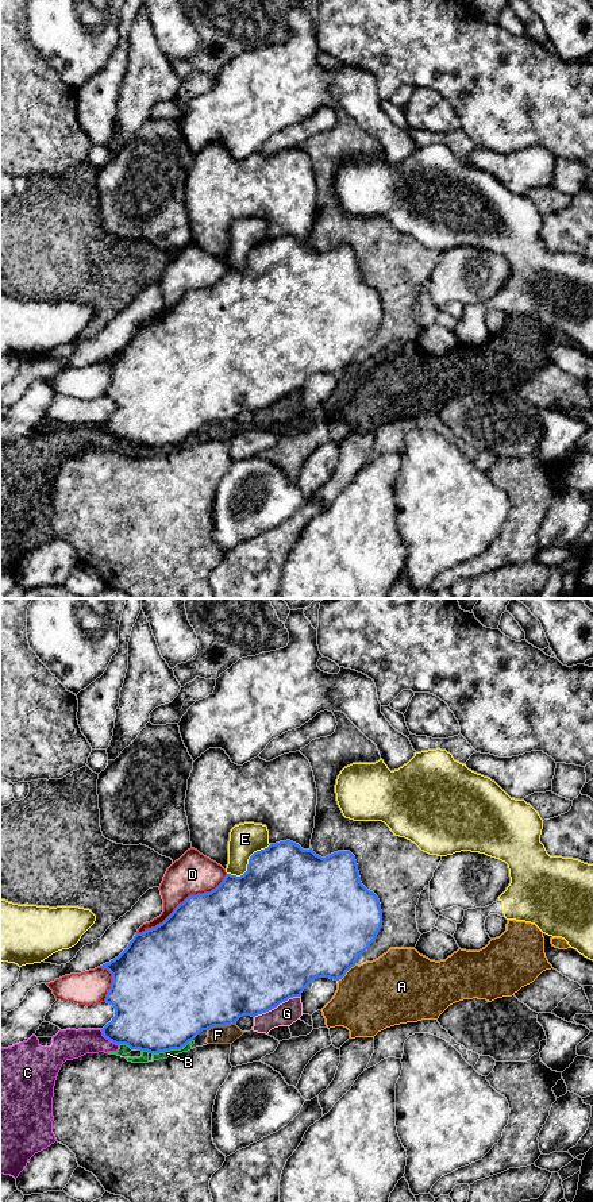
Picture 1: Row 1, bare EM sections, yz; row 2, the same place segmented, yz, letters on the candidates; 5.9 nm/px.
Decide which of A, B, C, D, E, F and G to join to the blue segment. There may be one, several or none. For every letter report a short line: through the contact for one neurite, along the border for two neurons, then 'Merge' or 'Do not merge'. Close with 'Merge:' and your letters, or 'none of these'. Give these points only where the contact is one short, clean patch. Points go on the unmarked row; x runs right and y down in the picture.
A: Line: yz (355, 359), (338, 376). Do not merge
B: Do not merge
C: Do not merge
D: Do not merge
E: Do not merge
F: Line: yz (234, 417), (214, 420), (207, 424). Do not merge
G: Do not merge
Merge: none of these

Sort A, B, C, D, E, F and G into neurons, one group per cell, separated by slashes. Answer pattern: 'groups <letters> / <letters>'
groups A B C F / D / E / G

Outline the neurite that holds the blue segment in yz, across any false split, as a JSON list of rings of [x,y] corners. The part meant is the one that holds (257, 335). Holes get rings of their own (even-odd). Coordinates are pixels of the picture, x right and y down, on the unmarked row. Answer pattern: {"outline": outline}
{"outline": [[[290,235],[270,239],[250,251],[247,266],[243,270],[227,269],[223,277],[211,288],[188,292],[162,319],[136,328],[118,352],[100,361],[112,369],[112,378],[105,397],[115,402],[115,412],[101,424],[103,431],[118,440],[126,439],[131,444],[150,448],[181,444],[203,425],[236,419],[243,411],[255,412],[277,402],[289,393],[300,392],[304,384],[317,373],[342,374],[376,335],[381,321],[382,305],[380,294],[362,280],[355,251],[350,246],[338,246],[321,253],[312,243],[303,244]]]}

